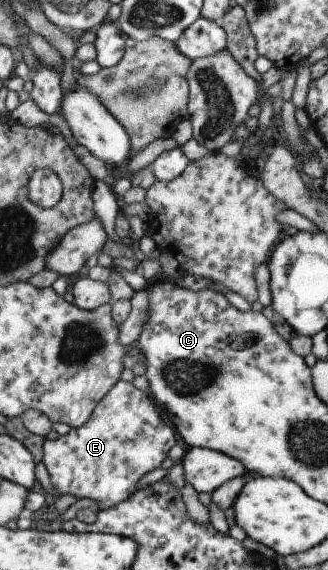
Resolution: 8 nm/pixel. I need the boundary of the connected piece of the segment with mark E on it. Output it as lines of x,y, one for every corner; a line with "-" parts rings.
118,380
99,400
81,427
71,428
66,435
55,440
43,439
41,463
49,475
53,496
73,495
77,499
85,497
97,501
99,510
107,509
130,497
137,487
137,481
163,463
169,449
175,445
175,438
173,426
164,416
161,417
161,411
151,396
133,387
131,382

